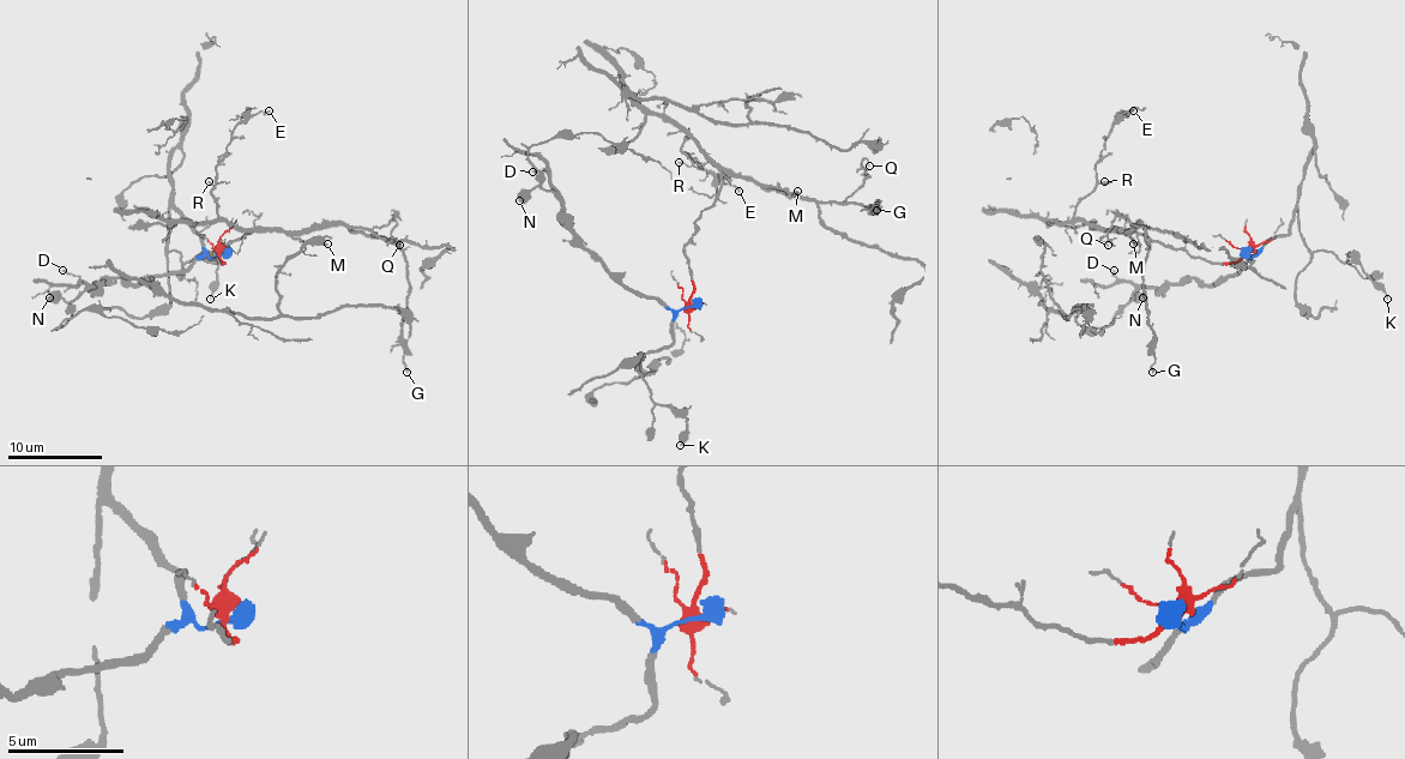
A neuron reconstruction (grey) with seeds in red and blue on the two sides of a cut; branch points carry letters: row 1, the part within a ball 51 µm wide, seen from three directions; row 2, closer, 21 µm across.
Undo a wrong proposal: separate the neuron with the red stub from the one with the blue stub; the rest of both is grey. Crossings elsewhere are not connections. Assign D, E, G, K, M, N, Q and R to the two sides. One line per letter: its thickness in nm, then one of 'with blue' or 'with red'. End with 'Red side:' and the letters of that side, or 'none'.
D: 110 nm | with blue
E: 160 nm | with red
G: 140 nm | with red
K: 100 nm | with blue
M: 120 nm | with red
N: 650 nm | with blue
Q: 100 nm | with red
R: 100 nm | with red
Red side: E, G, M, Q, R

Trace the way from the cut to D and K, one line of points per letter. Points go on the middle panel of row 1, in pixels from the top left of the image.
D: (693, 305), (667, 309), (655, 297), (627, 288), (584, 246), (561, 216), (561, 192), (544, 170), (532, 170)
K: (693, 305), (681, 309), (671, 343), (643, 355), (635, 368), (652, 399), (688, 419), (681, 444)

